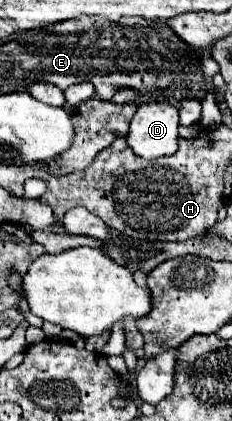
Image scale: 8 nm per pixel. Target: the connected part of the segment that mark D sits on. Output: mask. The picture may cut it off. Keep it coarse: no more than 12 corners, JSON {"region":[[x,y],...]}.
{"region":[[138,108],[126,136],[136,156],[178,150],[178,110]]}

